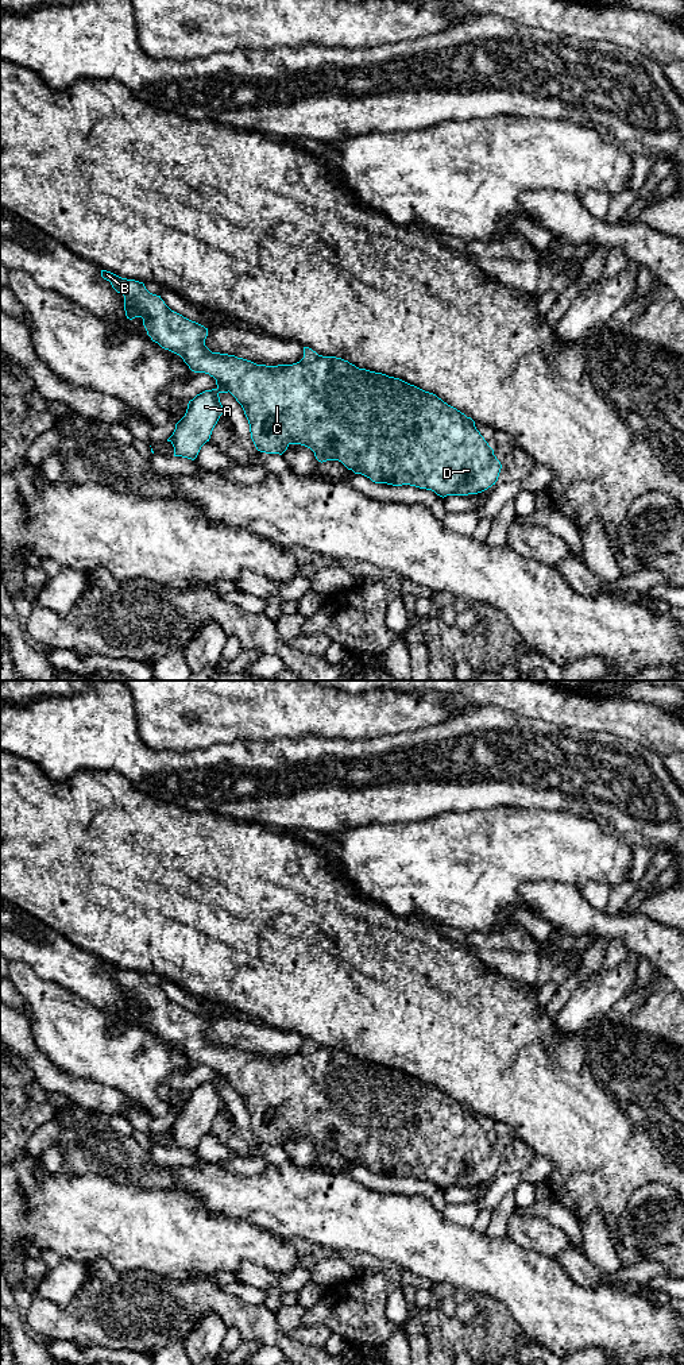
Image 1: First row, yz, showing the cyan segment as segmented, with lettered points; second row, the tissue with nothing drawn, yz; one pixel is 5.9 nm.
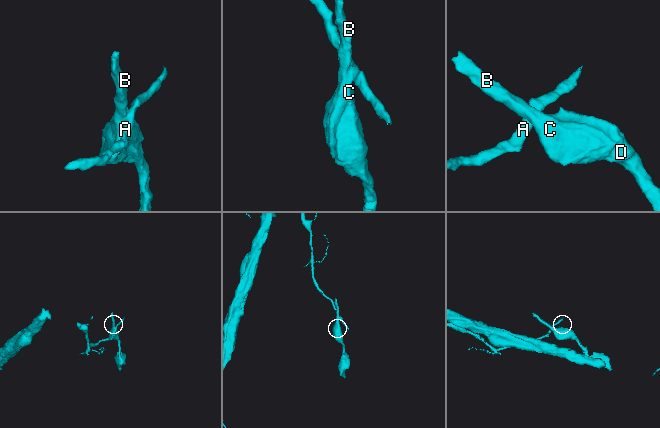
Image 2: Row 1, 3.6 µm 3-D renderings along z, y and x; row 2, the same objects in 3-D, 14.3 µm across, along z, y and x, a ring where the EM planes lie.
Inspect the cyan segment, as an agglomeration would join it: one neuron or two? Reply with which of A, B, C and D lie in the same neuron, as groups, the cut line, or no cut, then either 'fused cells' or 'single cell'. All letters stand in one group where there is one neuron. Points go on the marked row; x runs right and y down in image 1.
groups A / B C D; cut yz (216, 380), (230, 390); fused cells

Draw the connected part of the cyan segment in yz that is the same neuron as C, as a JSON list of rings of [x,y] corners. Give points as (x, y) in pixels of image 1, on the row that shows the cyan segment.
[[[101,270],[101,277],[124,296],[127,319],[143,319],[152,342],[179,355],[194,373],[205,373],[224,383],[241,405],[250,424],[251,439],[258,451],[282,455],[290,444],[310,448],[318,462],[339,460],[355,474],[375,483],[410,485],[434,491],[440,497],[478,494],[498,481],[502,464],[494,450],[475,427],[475,421],[436,394],[425,392],[399,378],[359,369],[336,356],[318,355],[304,347],[304,358],[293,365],[266,366],[235,355],[212,352],[205,346],[208,328],[171,311],[161,296],[150,293],[143,282],[121,278]]]

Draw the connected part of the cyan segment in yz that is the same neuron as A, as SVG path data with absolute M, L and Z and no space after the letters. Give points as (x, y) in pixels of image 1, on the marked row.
M216 381L216 385L216 389L205 390L190 400L185 416L175 424L173 435L167 439L174 447L174 456L194 460L201 447L209 441L224 413L219 394L229 392L220 381Z

